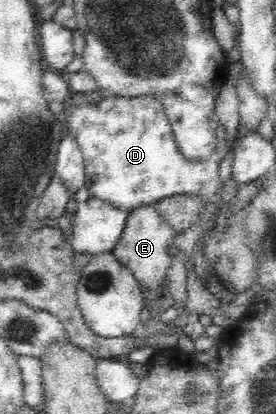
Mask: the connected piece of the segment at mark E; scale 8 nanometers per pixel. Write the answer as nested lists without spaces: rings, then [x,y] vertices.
[[[146,204],[129,212],[122,238],[112,253],[116,260],[134,275],[149,297],[160,293],[160,289],[166,285],[167,272],[174,256],[172,246],[178,234],[165,220],[162,220],[153,204]]]

